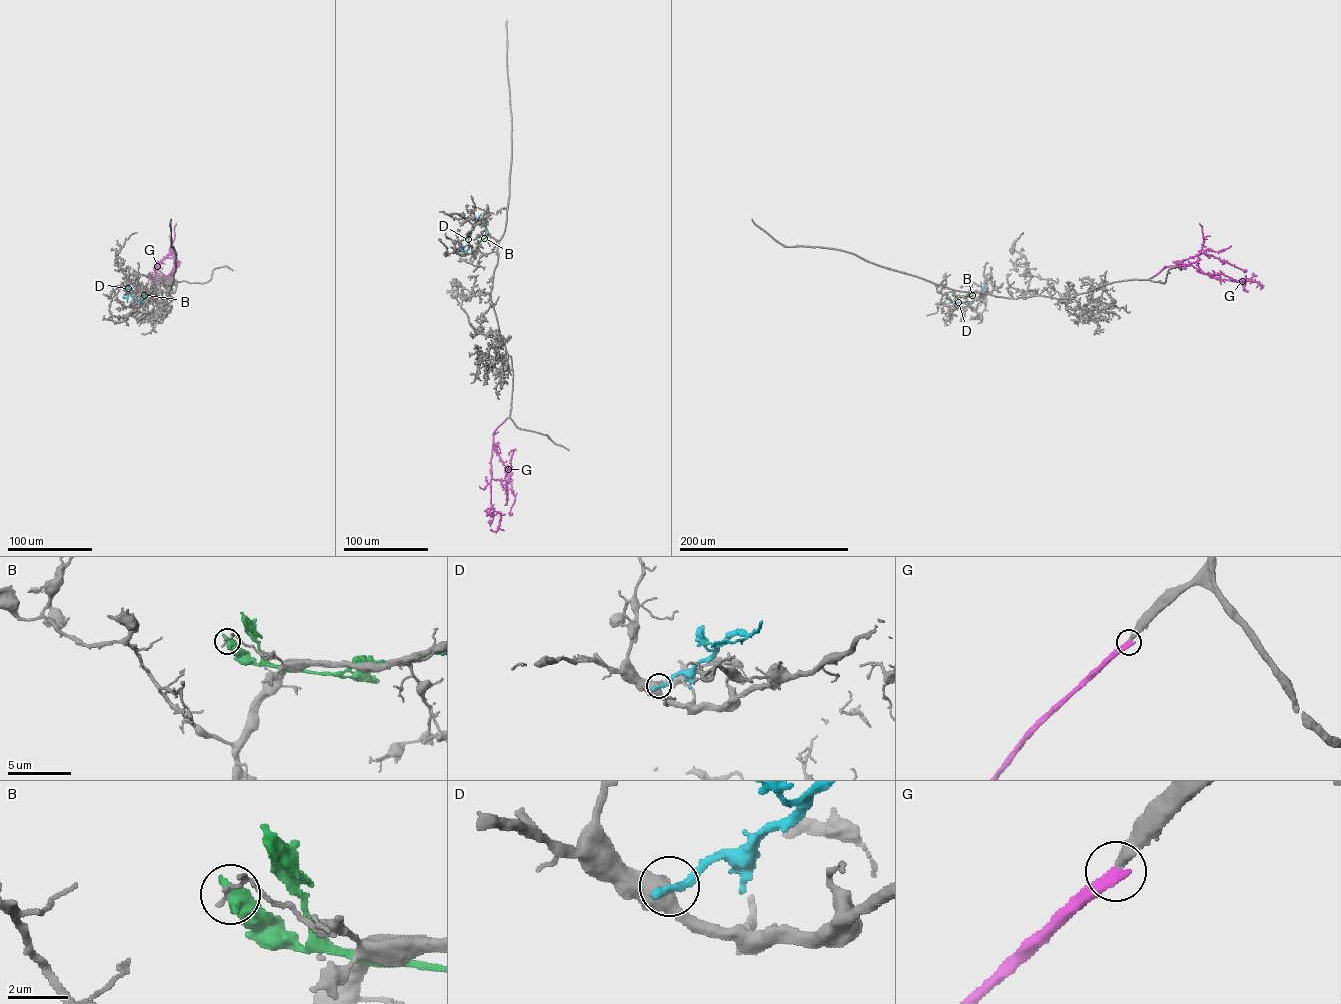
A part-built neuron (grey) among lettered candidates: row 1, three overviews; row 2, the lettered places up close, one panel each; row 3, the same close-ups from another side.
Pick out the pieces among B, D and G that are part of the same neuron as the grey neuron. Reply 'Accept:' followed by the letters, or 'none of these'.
Accept: G

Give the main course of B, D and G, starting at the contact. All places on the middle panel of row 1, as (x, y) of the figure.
B: (486, 221), (485, 237), (479, 241)
D: (460, 254), (468, 249), (470, 231), (481, 214)
G: (504, 421), (493, 434), (490, 501), (501, 520), (496, 531), (491, 529)

